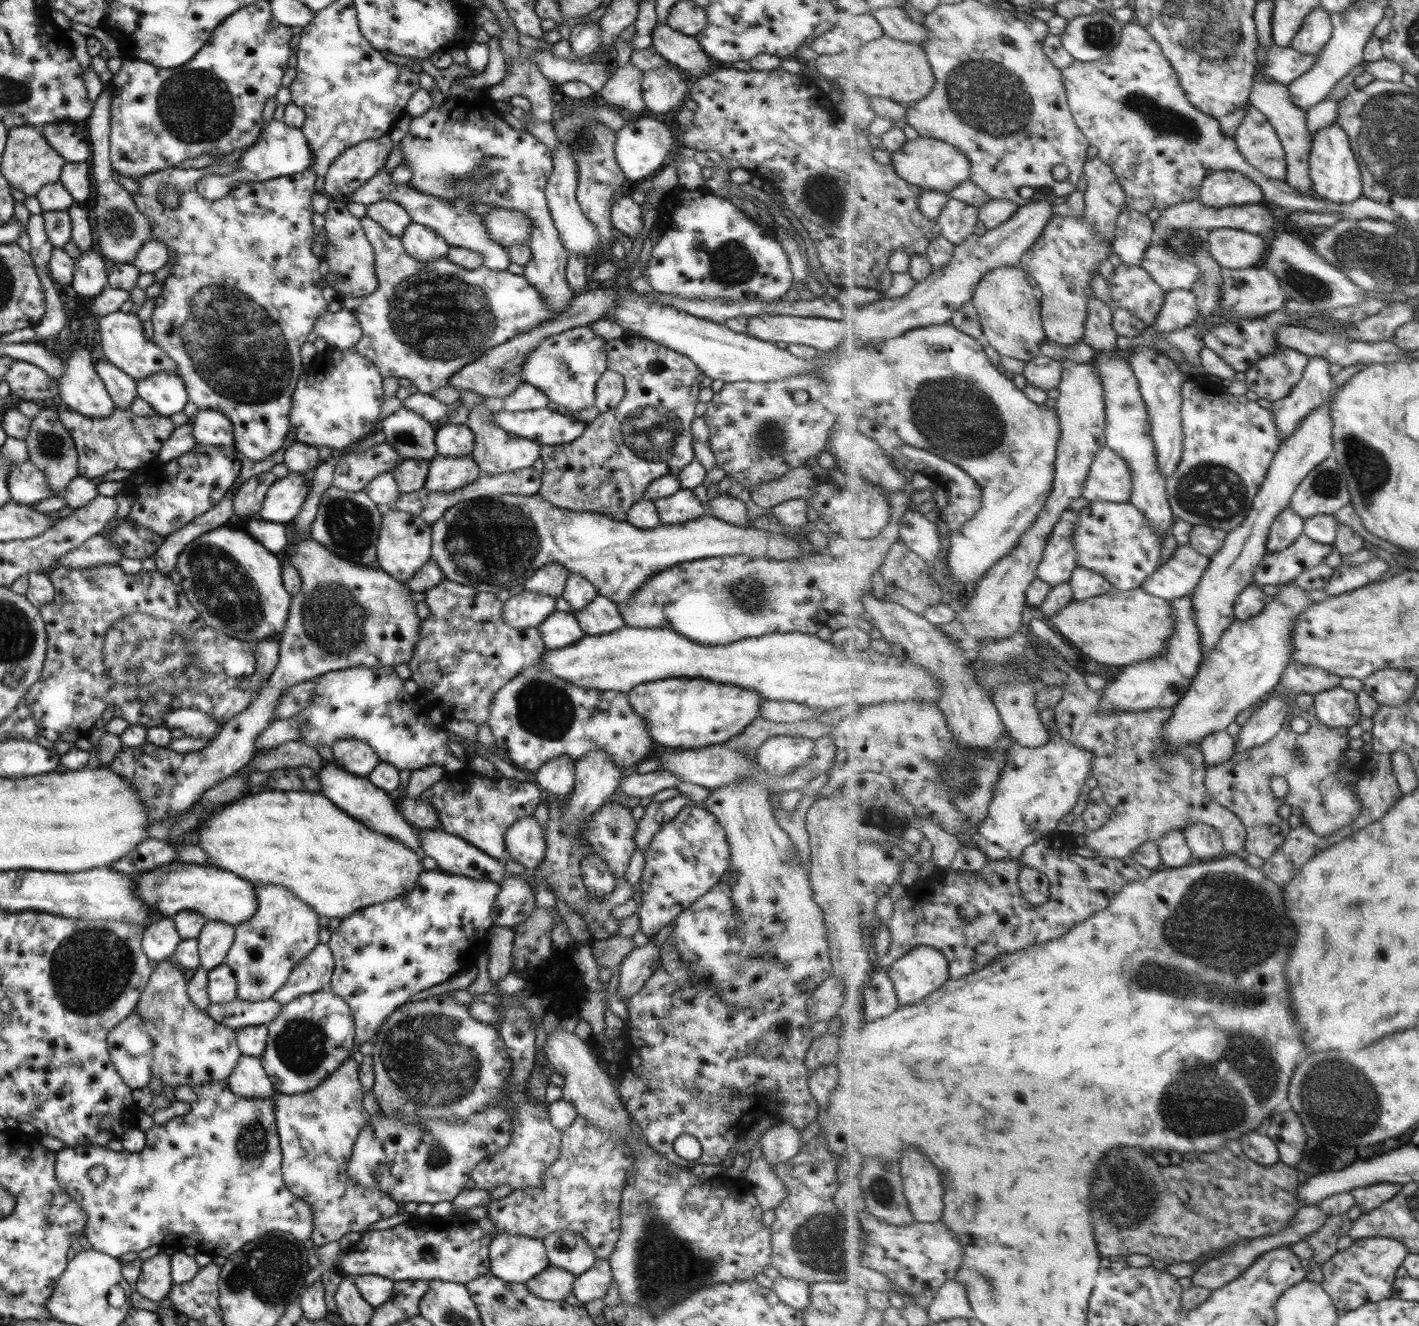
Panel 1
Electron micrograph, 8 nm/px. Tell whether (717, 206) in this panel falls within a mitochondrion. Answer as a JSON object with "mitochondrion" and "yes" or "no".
{"mitochondrion":"no"}

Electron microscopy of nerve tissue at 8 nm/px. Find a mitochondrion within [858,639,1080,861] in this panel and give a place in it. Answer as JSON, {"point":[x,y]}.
{"point":[954,785]}

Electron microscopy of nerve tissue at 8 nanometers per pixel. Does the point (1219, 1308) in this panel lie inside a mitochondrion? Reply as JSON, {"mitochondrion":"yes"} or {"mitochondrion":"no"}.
{"mitochondrion":"no"}

